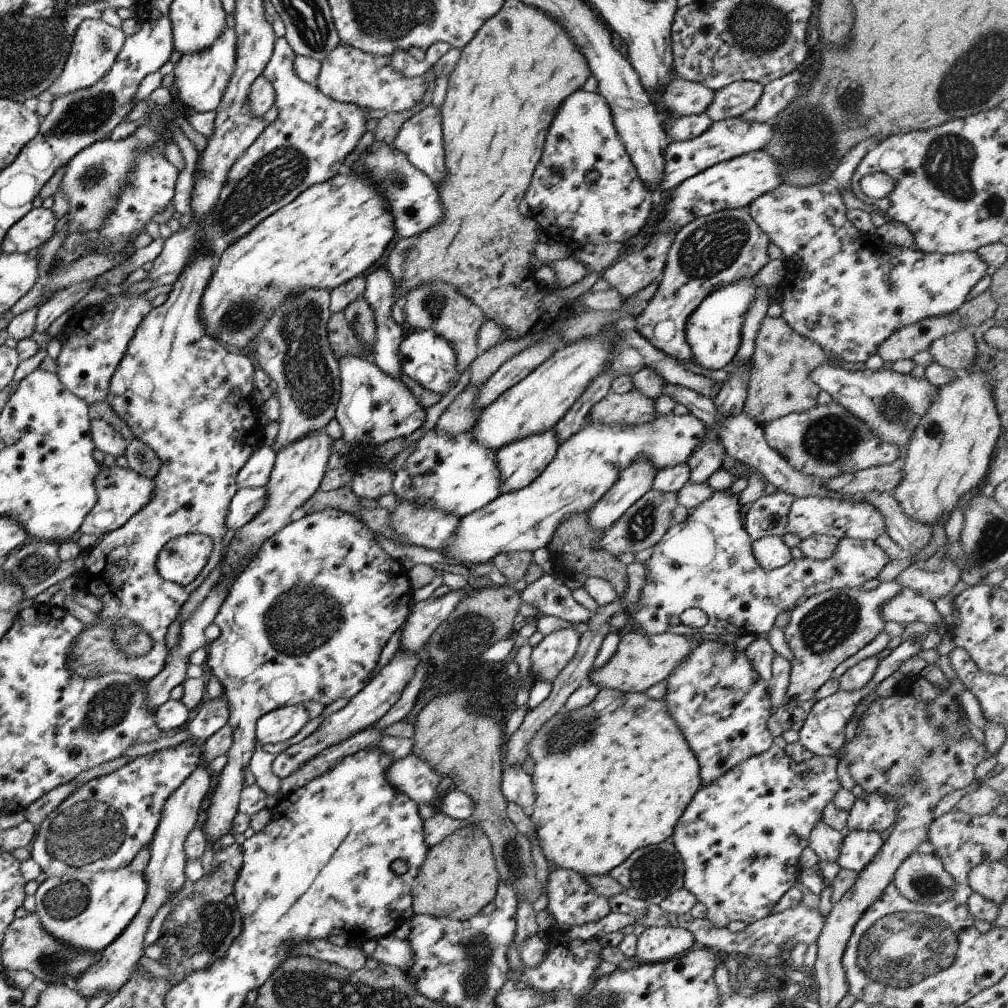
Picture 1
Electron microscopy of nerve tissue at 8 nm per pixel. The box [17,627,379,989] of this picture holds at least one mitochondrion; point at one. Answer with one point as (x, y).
(90, 829)

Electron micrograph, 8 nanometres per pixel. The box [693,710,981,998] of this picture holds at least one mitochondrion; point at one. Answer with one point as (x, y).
(903, 950)

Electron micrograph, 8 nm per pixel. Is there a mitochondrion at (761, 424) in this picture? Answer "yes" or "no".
no

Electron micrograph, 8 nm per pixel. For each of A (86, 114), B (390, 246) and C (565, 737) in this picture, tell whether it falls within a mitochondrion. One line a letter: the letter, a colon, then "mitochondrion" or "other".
A: mitochondrion
B: other
C: mitochondrion

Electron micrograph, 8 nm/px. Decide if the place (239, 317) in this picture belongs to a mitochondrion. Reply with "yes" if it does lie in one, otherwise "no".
yes

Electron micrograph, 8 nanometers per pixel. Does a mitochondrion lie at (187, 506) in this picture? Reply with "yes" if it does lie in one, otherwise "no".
no

